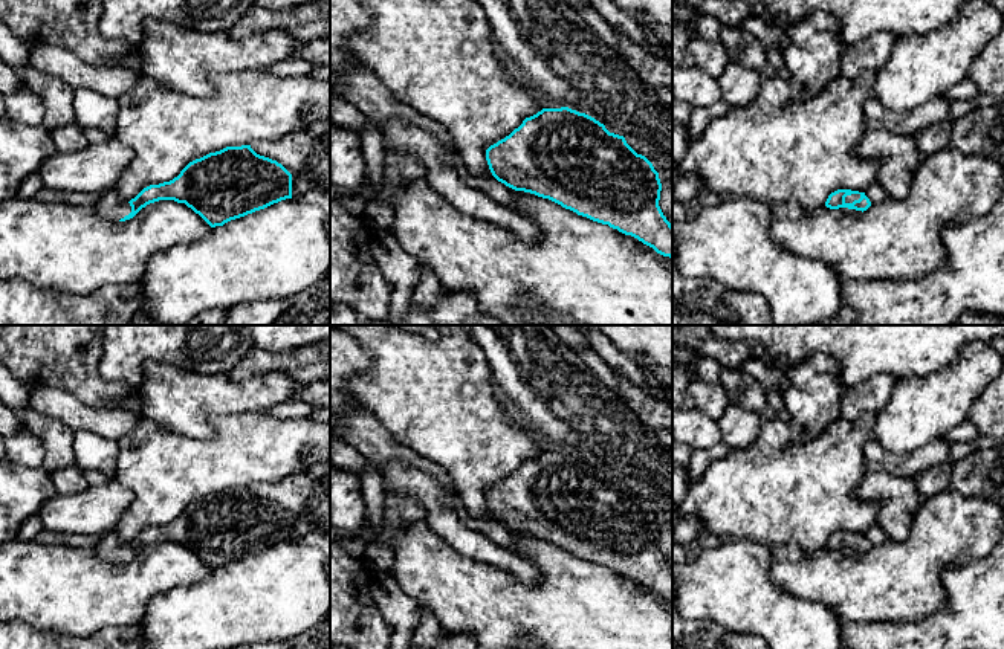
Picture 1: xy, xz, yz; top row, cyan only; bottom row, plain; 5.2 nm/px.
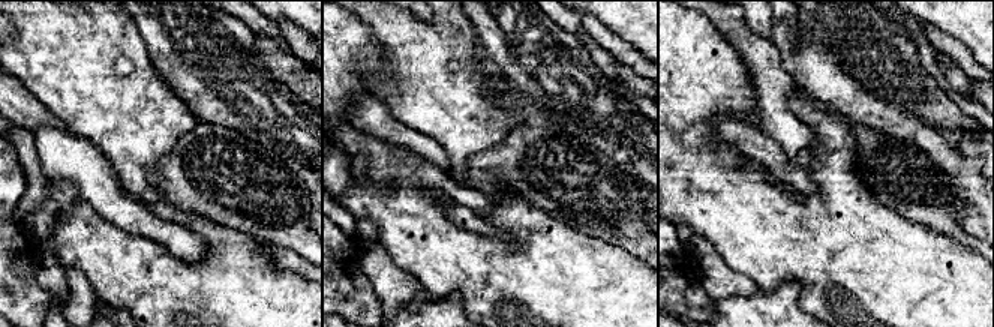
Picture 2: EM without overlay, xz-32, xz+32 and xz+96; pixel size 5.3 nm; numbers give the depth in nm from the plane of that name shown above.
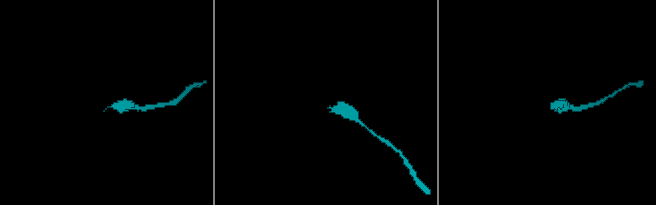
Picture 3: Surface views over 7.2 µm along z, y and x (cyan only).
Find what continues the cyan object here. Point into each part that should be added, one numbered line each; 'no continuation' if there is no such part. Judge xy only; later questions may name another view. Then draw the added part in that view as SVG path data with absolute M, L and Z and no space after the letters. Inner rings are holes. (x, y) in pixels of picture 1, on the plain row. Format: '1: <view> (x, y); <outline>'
1: xy (109, 547); M113 530L102 533L92 550L101 559L113 563L119 563L131 554L130 545L122 545Z

